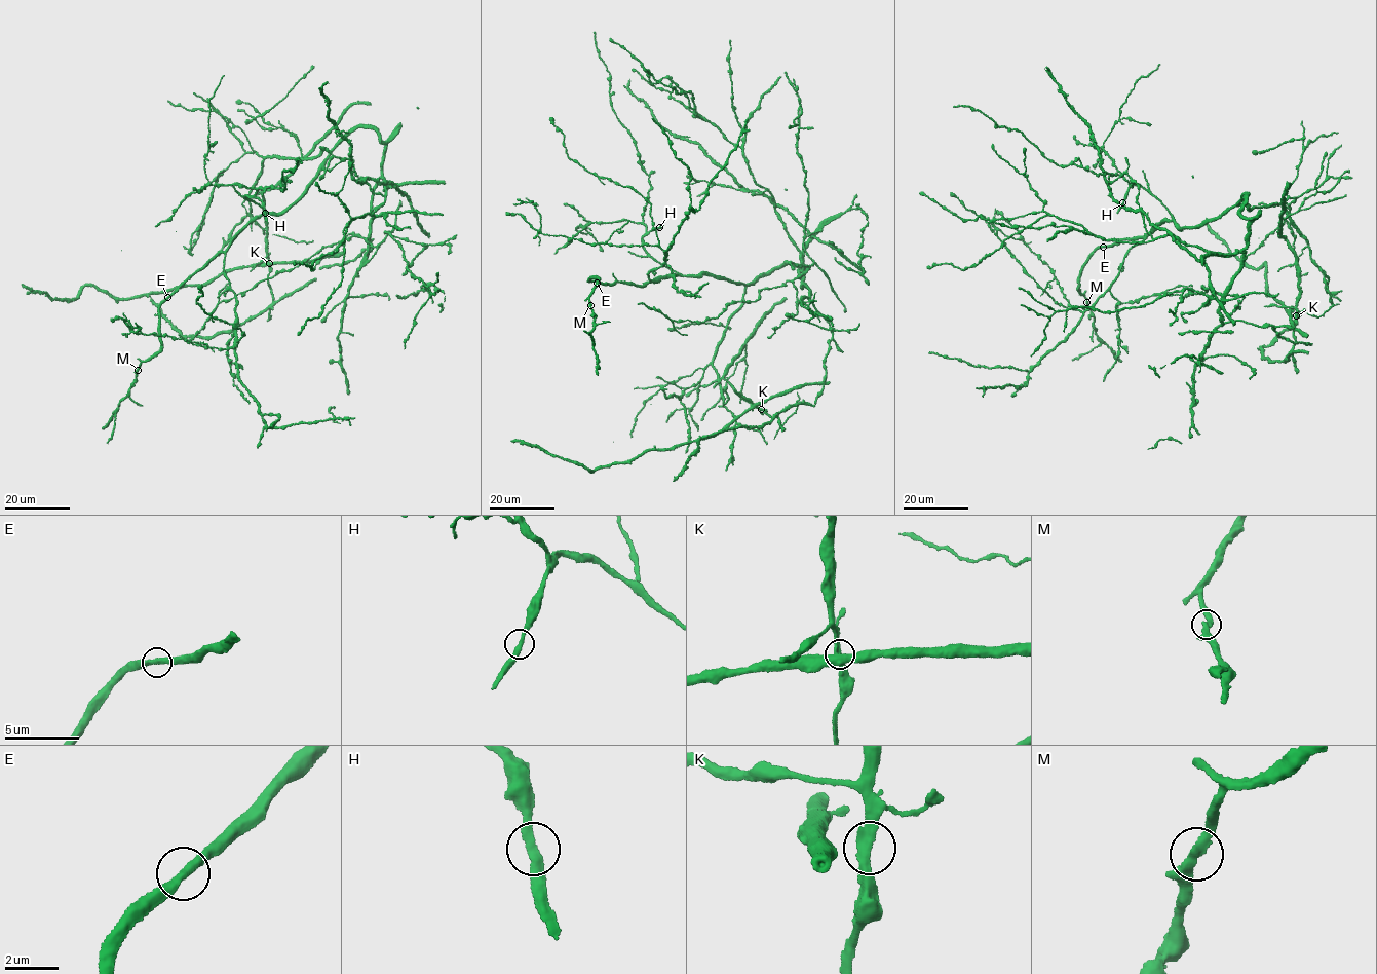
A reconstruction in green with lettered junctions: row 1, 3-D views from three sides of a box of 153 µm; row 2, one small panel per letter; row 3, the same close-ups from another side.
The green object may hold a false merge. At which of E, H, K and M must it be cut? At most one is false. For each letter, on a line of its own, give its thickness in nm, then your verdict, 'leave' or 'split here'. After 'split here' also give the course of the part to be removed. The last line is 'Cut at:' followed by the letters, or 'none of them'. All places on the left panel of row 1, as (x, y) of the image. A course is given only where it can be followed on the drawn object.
E: 360 nm thick; leave
H: 320 nm thick; leave
K: 360 nm thick; leave
M: 320 nm thick; leave
Cut at: none of them

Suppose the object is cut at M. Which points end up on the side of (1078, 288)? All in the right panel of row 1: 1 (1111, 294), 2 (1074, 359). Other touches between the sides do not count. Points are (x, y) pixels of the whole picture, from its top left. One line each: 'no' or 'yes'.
1: yes
2: no

